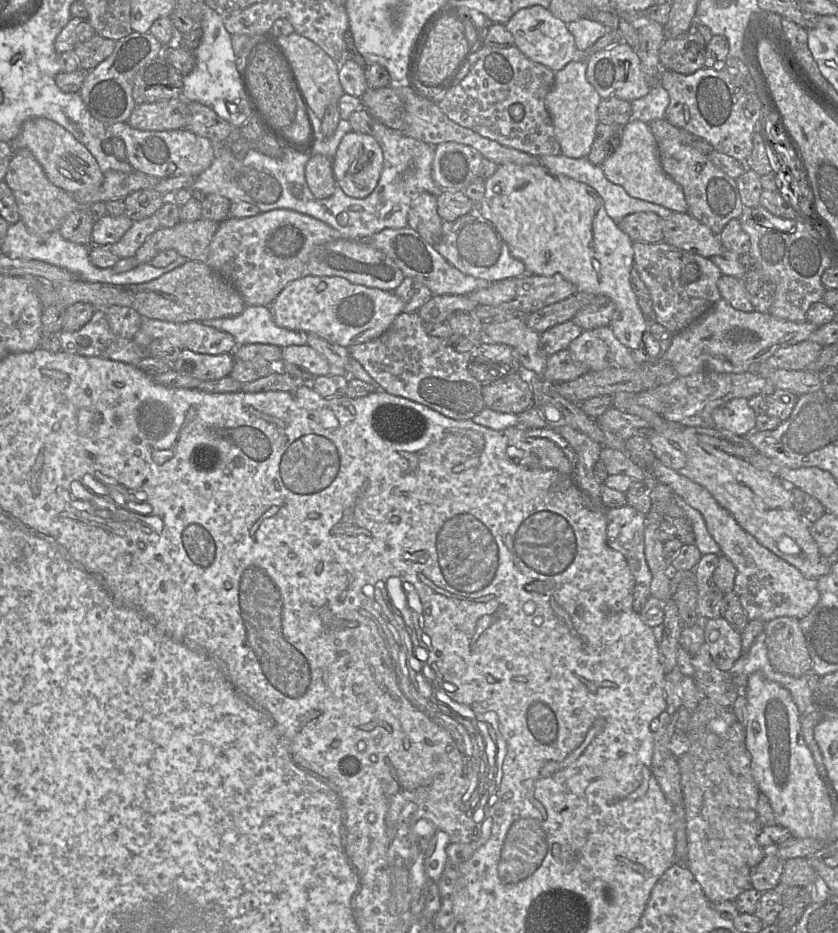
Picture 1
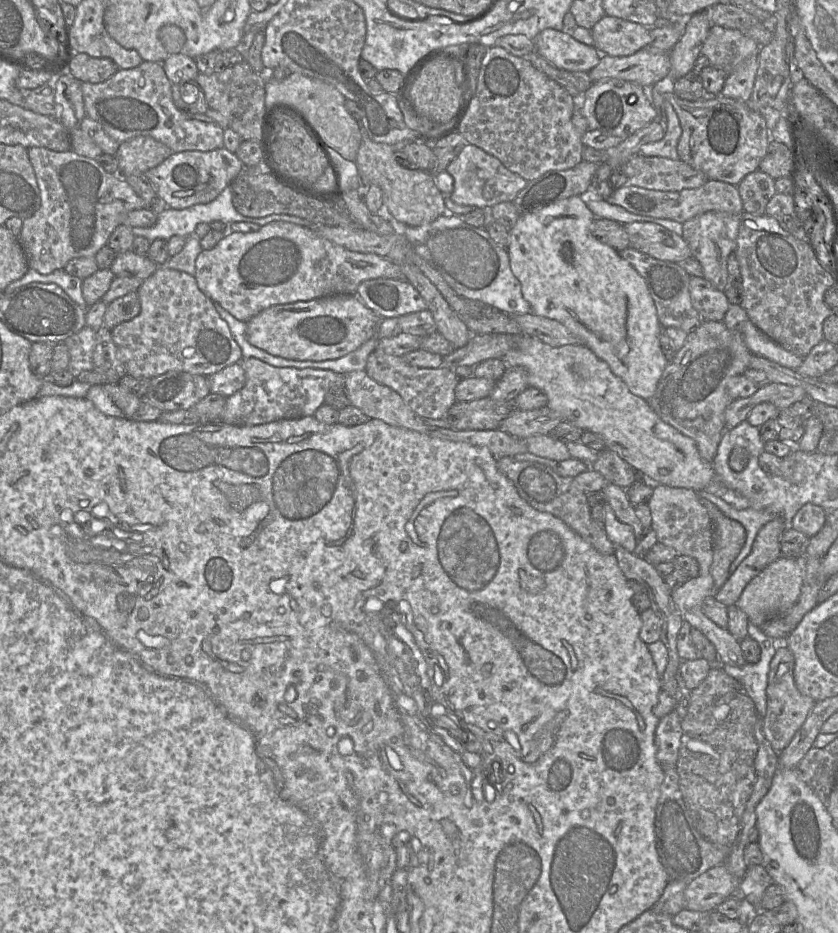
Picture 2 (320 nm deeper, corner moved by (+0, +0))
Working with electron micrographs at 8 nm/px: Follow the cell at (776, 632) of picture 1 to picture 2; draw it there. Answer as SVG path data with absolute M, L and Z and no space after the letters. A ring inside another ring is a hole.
M780 642L771 660L767 686L767 712L762 718L763 731L775 752L780 754L791 742L813 710L816 701L799 691L794 680L795 658L791 650Z

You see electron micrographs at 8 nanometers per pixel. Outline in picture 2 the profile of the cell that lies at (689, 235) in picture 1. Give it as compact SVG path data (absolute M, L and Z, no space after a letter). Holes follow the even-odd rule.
M652 222L624 224L632 247L655 259L678 263L692 257L689 245L681 235Z

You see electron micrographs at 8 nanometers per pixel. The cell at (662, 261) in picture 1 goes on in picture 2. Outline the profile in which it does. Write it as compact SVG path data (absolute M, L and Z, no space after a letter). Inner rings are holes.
M628 247L618 253L624 260L630 263L645 280L654 301L661 326L664 328L680 328L689 333L702 322L698 312L691 303L689 291L691 276L678 263L655 259L632 247Z

